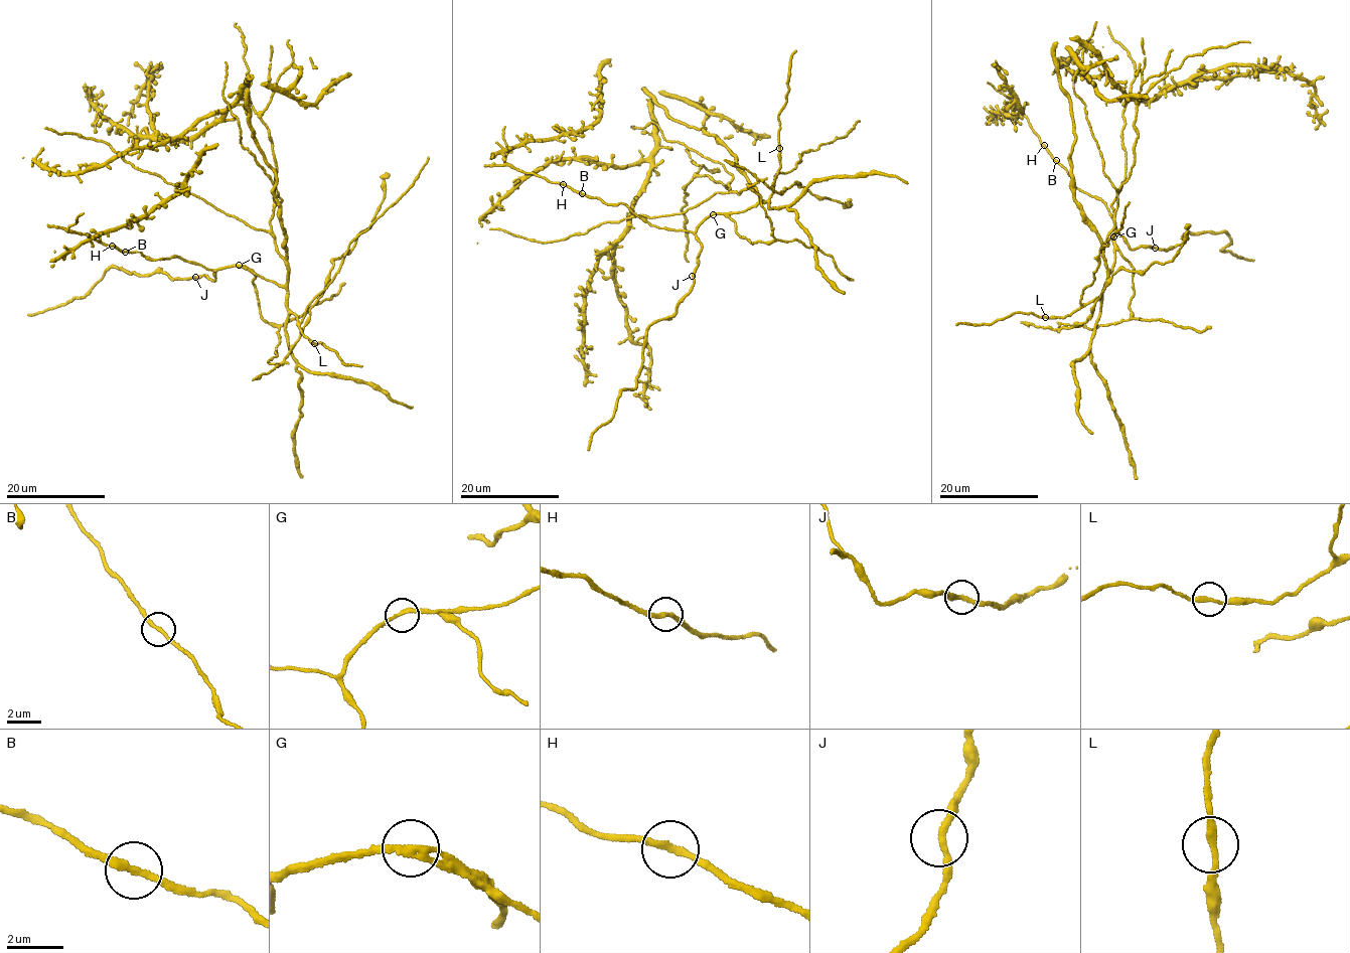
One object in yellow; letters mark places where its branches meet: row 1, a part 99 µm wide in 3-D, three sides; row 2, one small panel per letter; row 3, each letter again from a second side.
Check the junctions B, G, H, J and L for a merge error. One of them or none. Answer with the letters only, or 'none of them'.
G

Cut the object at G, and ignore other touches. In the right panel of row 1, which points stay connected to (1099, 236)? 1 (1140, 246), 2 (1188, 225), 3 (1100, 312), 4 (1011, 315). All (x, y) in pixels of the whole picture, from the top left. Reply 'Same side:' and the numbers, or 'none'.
Same side: 1, 3, 4

